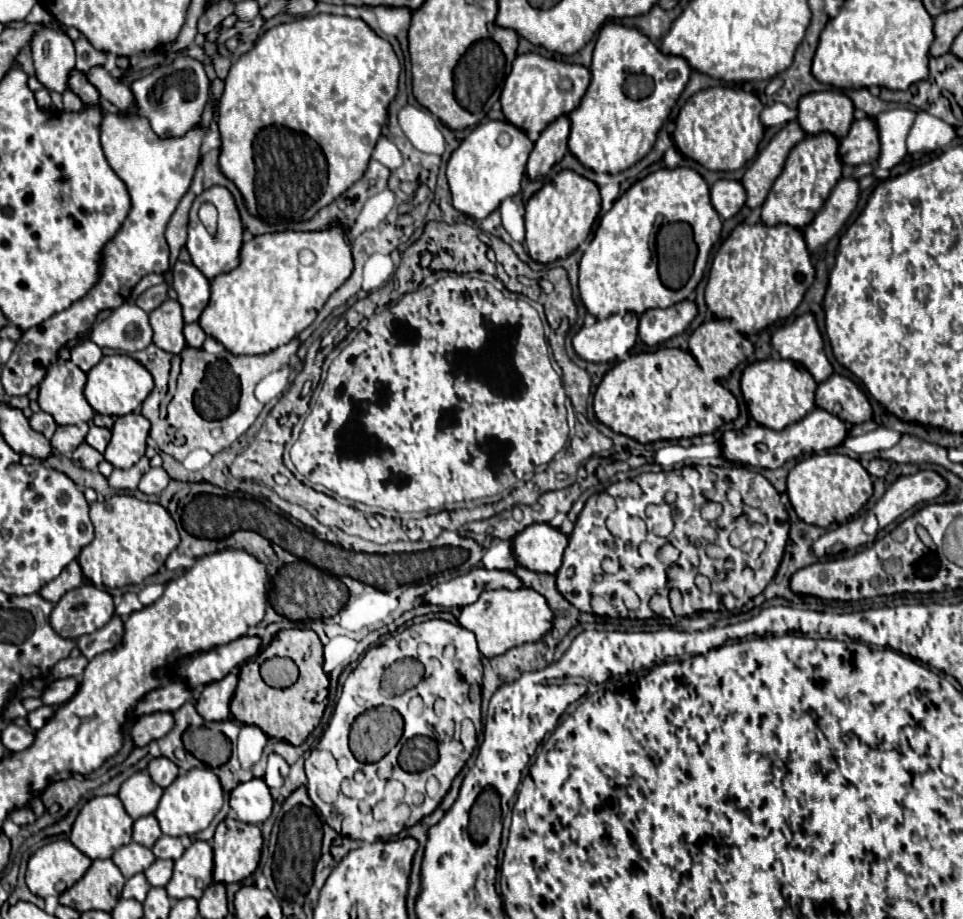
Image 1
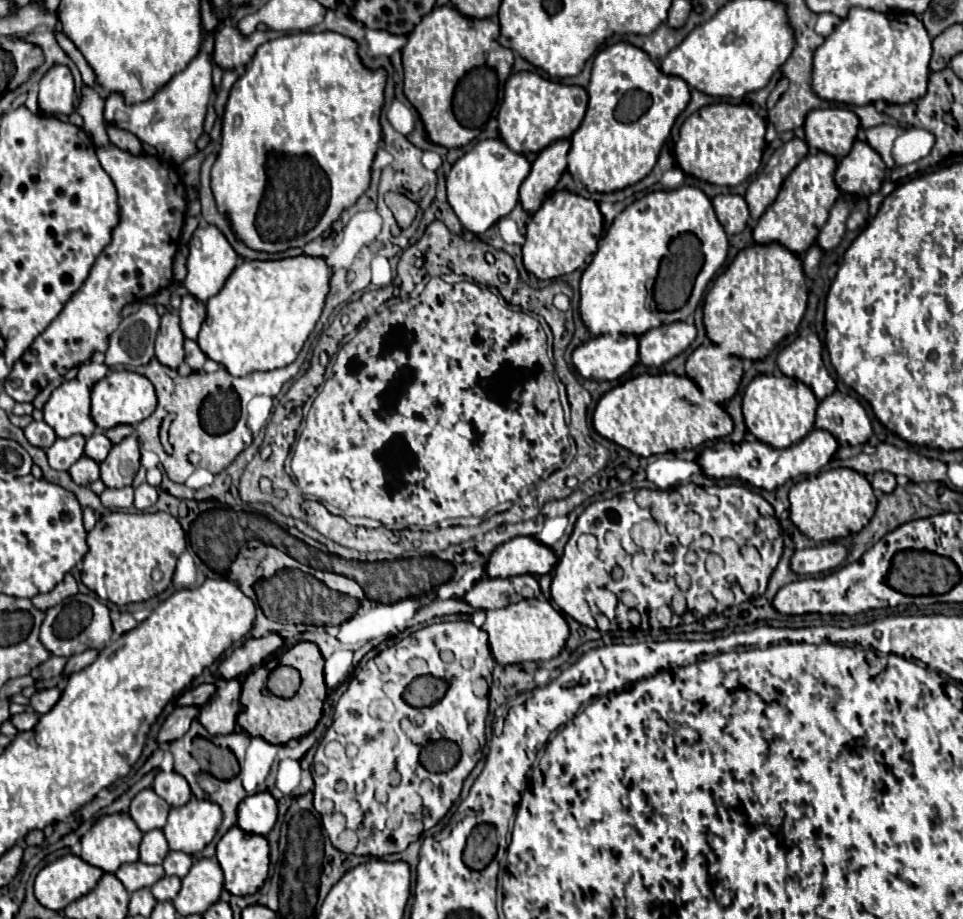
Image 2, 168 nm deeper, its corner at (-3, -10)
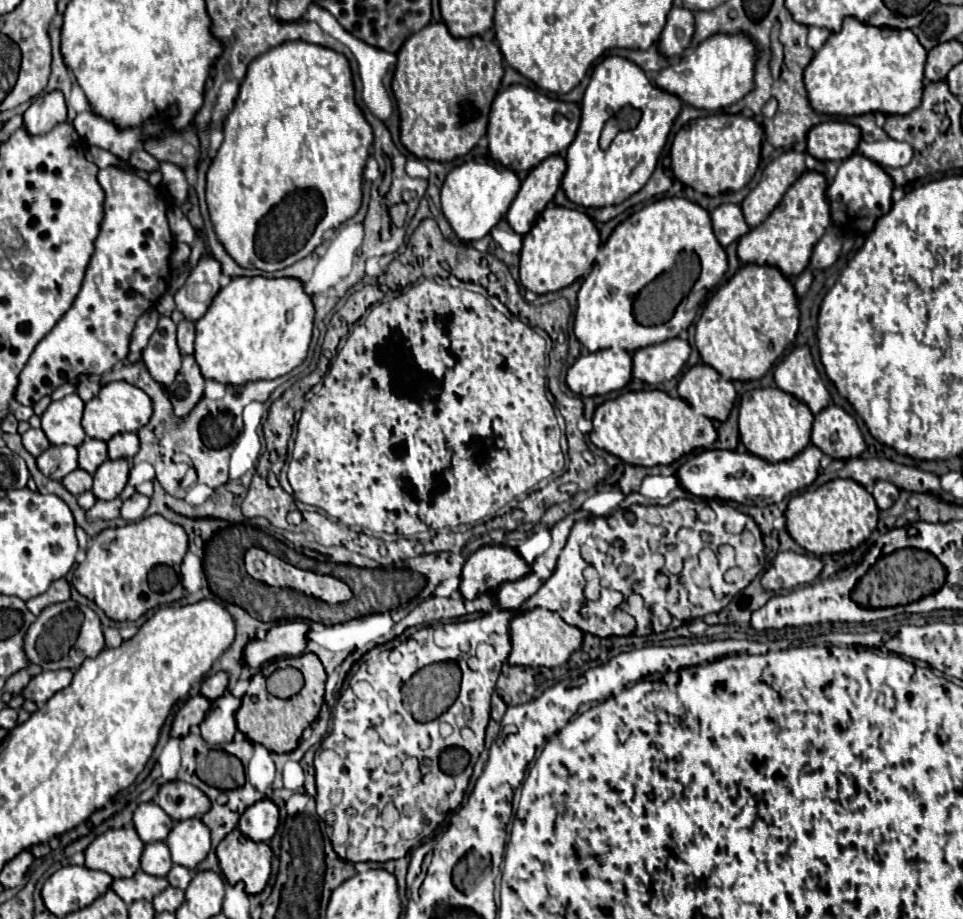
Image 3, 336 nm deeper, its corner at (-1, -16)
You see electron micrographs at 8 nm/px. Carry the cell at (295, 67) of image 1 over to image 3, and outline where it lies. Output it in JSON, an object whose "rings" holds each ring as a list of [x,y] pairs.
{"rings":[[[294,40],[294,42],[282,42],[274,48],[270,48],[268,52],[264,52],[262,56],[254,58],[246,72],[246,78],[240,84],[240,92],[234,100],[234,108],[228,112],[228,116],[224,120],[222,132],[224,132],[224,142],[206,174],[206,182],[208,182],[206,184],[206,202],[208,202],[208,212],[210,212],[218,240],[224,244],[228,254],[240,266],[258,268],[264,272],[282,270],[282,268],[306,258],[308,254],[312,254],[314,248],[322,242],[322,236],[326,230],[338,228],[344,220],[352,218],[358,212],[358,208],[362,204],[362,178],[364,178],[362,174],[364,174],[366,160],[370,156],[374,132],[372,132],[370,124],[366,122],[360,106],[354,100],[354,82],[352,82],[350,64],[348,64],[346,56],[342,56],[340,52],[334,52],[332,48],[322,48],[318,44],[310,44],[304,40]]]}

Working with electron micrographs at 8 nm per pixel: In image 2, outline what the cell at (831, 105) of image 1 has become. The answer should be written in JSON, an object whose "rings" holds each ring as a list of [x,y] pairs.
{"rings":[[[826,108],[812,110],[806,116],[806,142],[820,152],[826,152],[834,158],[844,158],[856,140],[860,120],[852,110],[846,108]]]}

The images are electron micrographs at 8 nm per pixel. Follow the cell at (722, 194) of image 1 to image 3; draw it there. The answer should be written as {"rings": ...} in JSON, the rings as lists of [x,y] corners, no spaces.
{"rings":[[[720,204],[712,212],[712,226],[714,226],[714,234],[722,246],[728,246],[728,244],[740,240],[750,230],[740,206],[736,206],[736,204]]]}

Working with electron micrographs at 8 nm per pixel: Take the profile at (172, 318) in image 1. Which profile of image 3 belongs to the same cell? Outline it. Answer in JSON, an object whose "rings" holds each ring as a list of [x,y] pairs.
{"rings":[[[162,316],[156,332],[150,336],[150,342],[144,350],[144,364],[154,380],[168,386],[174,382],[180,370],[182,354],[176,344],[176,324]]]}

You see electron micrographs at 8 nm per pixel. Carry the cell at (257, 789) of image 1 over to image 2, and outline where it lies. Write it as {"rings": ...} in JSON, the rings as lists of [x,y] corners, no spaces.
{"rings":[[[270,792],[246,796],[238,806],[238,826],[252,834],[266,836],[278,818],[278,806]]]}

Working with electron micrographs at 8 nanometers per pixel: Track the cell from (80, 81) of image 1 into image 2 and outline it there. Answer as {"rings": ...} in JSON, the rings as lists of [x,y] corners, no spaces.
{"rings":[[[108,126],[108,136],[110,136],[110,142],[120,148],[120,150],[128,150],[130,154],[142,154],[142,142],[134,136],[134,134],[128,134],[124,130],[116,130],[114,126]]]}

